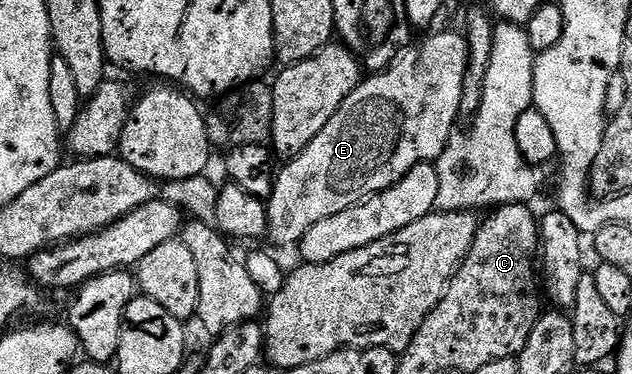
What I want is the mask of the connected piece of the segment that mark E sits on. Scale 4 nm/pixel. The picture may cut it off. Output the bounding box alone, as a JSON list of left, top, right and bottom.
[266,32,468,246]

